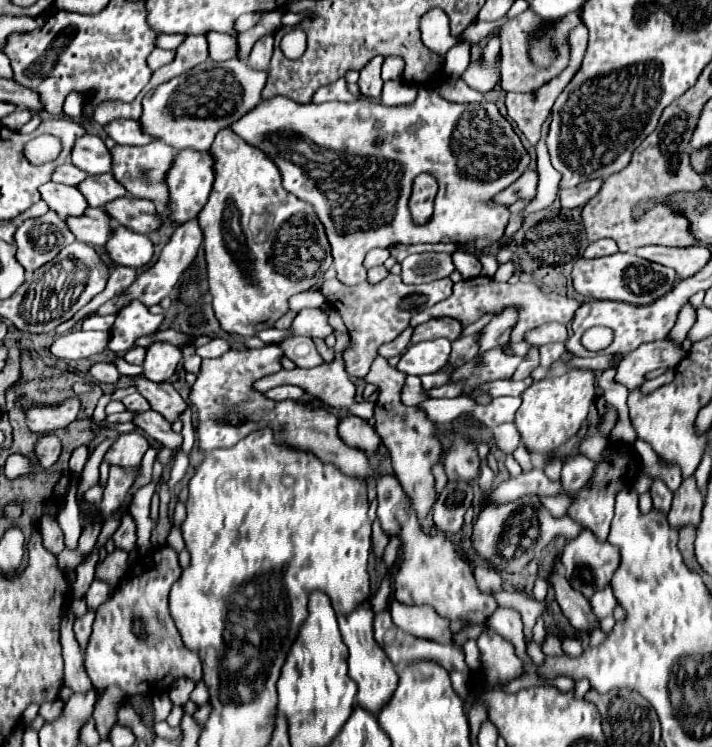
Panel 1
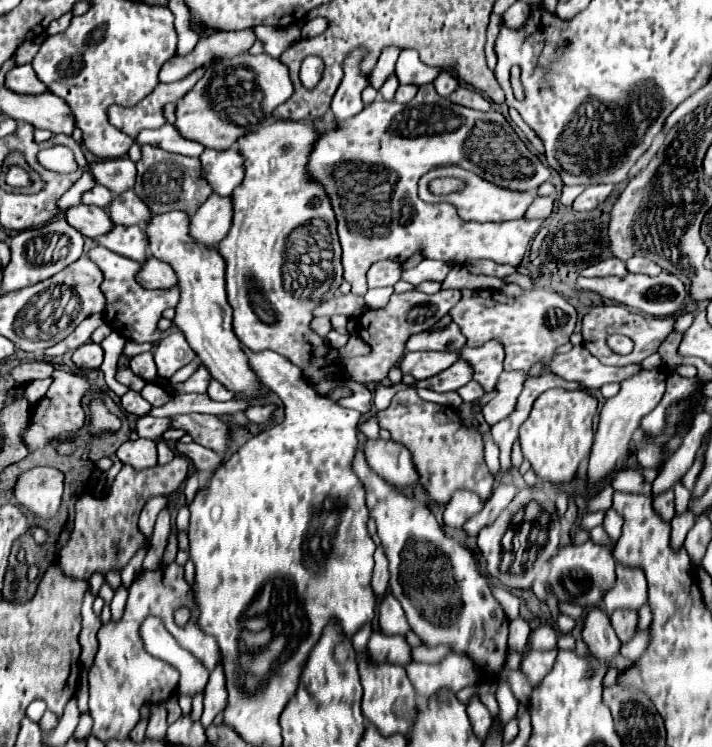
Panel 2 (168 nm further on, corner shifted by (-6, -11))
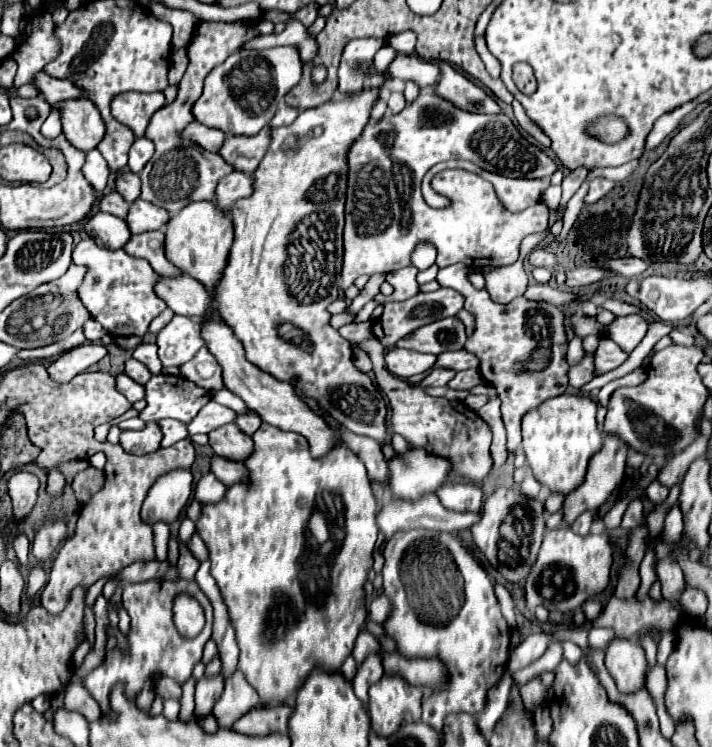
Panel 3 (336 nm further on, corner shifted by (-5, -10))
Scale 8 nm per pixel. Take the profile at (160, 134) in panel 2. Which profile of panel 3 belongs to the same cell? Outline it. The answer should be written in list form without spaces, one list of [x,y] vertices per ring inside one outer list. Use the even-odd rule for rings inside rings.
[[[192,121],[192,123],[186,127],[186,131],[182,131],[182,139],[190,139],[192,143],[198,143],[198,147],[216,153],[216,151],[222,147],[224,133],[218,131],[218,129],[202,127],[200,123]]]

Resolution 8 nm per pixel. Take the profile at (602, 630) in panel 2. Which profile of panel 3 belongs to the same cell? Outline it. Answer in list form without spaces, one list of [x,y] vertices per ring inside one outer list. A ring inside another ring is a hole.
[[[614,639],[606,647],[606,669],[622,693],[634,693],[644,687],[646,675],[644,649],[636,641]]]

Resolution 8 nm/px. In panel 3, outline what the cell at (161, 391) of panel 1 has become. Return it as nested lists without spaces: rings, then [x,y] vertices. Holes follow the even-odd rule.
[[[226,423],[226,425],[210,431],[208,439],[210,439],[208,443],[216,455],[226,457],[226,459],[236,459],[236,461],[246,459],[254,447],[252,439],[246,433],[242,433],[236,423]]]

